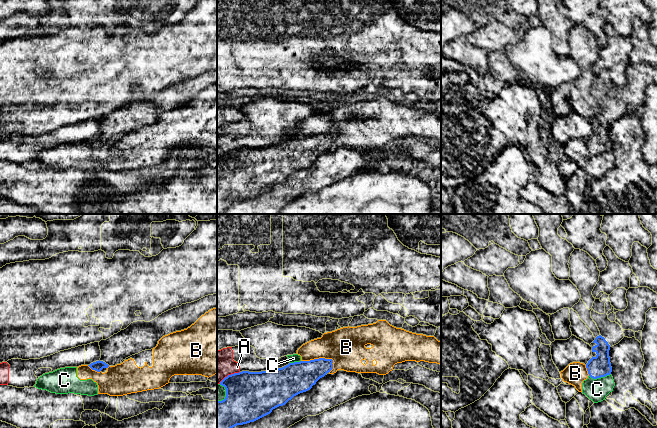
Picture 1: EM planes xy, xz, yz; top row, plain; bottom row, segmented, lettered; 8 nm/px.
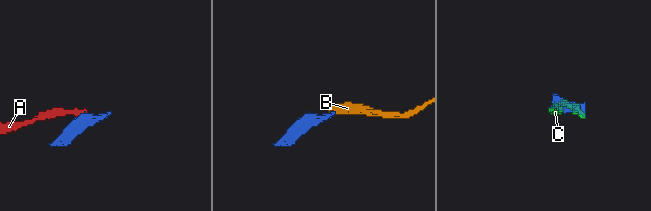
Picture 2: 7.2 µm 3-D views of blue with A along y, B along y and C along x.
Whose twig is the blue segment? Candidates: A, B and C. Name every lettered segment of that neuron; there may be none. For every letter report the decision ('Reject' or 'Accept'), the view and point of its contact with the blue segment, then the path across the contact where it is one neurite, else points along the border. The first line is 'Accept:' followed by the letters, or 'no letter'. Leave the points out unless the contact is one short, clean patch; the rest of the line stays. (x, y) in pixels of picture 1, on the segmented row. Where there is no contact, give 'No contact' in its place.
Accept: no letter
A: Reject. Touches blue at xz (229, 375). Boundary: xz (239, 371), (228, 374), (219, 383)
B: Reject. Touches blue at xz (317, 359). Boundary: xz (333, 360), (318, 358), (301, 361)
C: Reject. Touches blue at yz (599, 377)

